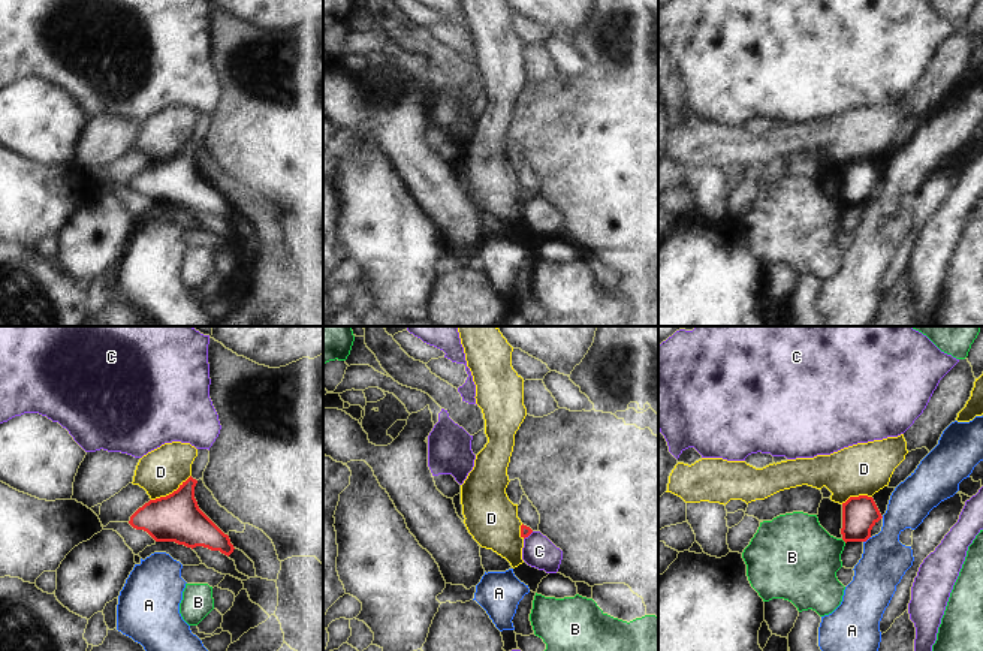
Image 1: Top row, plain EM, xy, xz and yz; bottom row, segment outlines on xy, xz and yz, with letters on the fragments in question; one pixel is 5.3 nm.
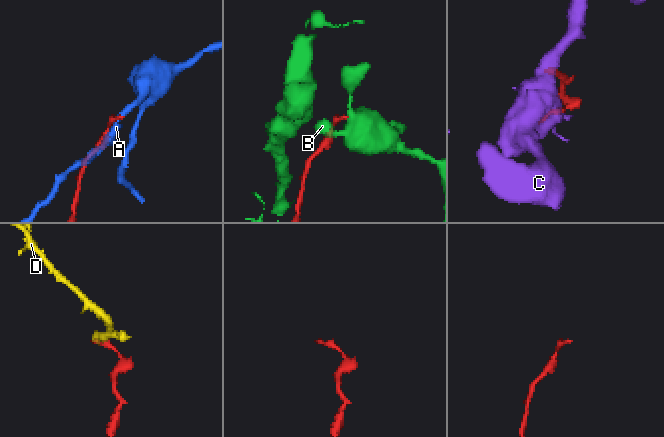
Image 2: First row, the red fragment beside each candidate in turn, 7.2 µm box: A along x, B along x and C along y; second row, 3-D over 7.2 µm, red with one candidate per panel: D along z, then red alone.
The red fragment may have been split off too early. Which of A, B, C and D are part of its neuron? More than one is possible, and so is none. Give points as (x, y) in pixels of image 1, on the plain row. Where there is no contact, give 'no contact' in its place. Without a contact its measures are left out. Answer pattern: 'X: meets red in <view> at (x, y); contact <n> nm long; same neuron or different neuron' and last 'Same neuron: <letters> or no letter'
A: meets red in yz at (867, 204); contact 50 nm long; different neuron
B: meets red in yz at (844, 205); contact 40 nm long; different neuron
C: meets red in xz at (528, 199); contact 70 nm long; different neuron
D: meets red in xy at (172, 157); contact 260 nm long; different neuron
Same neuron: no letter

